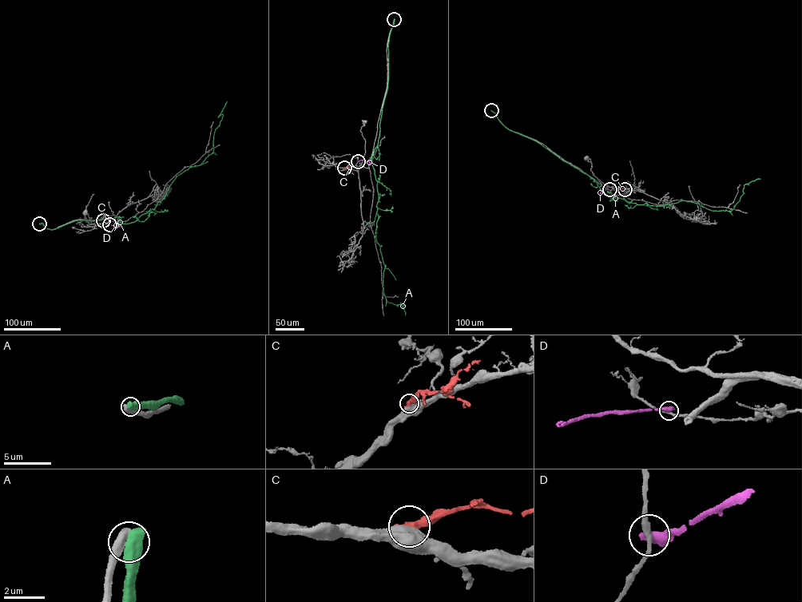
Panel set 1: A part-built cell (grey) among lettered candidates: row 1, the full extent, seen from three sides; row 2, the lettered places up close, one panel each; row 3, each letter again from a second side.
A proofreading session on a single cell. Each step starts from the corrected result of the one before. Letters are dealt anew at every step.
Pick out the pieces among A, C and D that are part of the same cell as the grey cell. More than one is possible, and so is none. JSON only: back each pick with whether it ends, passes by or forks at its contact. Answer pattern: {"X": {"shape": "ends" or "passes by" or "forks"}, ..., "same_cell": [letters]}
{"same_cell": []}

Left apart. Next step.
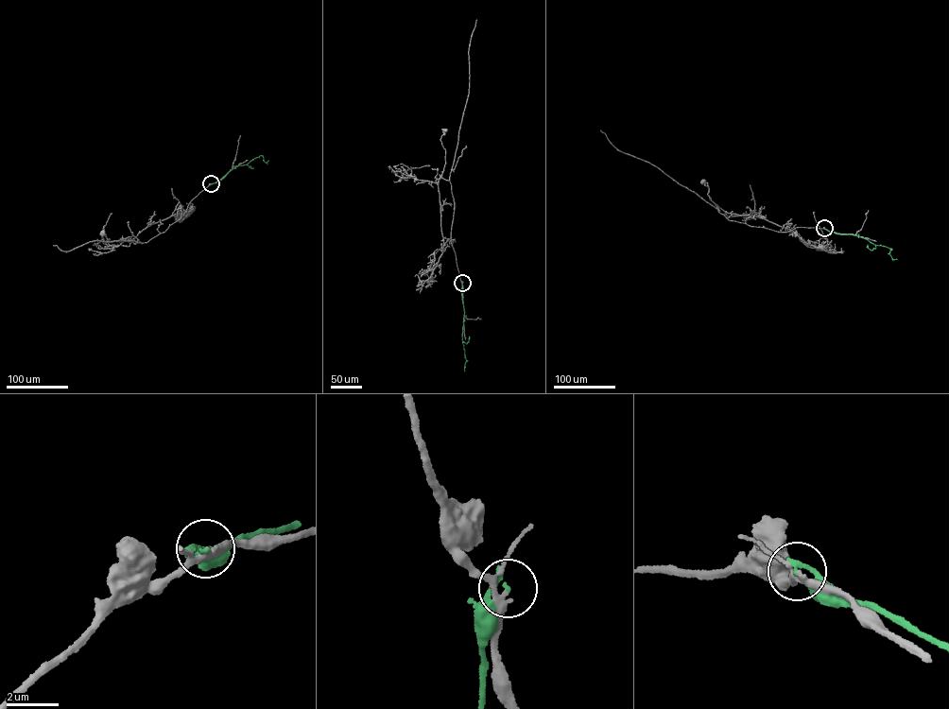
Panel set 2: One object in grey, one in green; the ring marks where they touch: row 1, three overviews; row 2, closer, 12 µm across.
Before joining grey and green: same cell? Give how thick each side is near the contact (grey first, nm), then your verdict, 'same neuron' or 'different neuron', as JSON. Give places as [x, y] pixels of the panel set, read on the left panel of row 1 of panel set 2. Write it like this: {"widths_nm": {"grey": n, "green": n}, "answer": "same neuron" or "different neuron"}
{"widths_nm": {"grey": 200, "green": 200}, "answer": "different neuron"}

